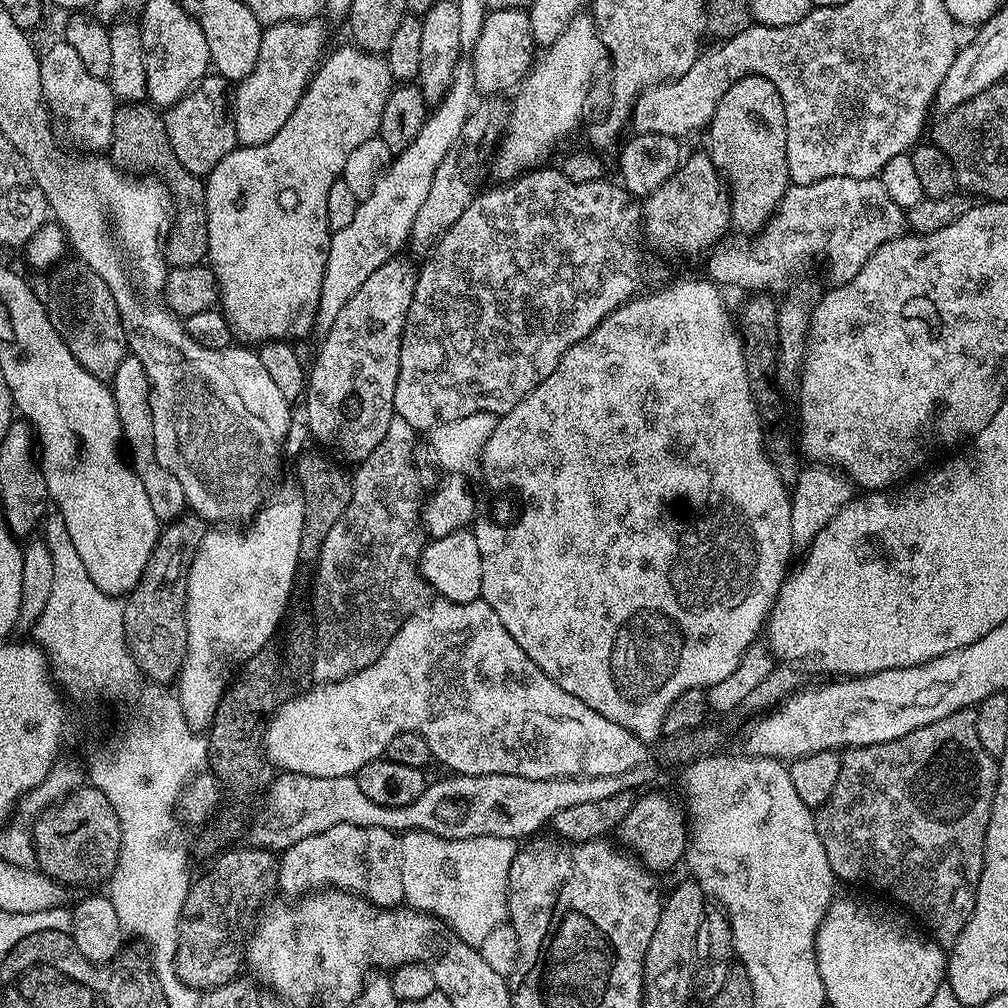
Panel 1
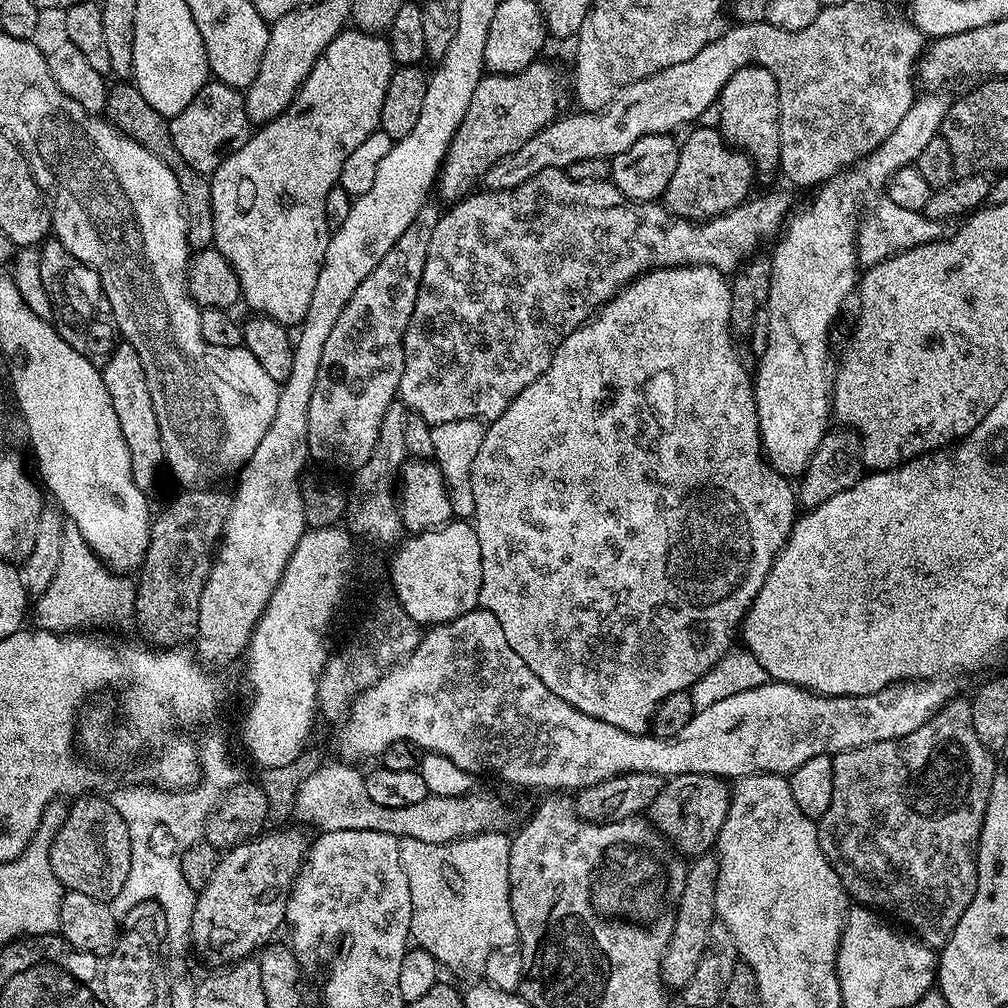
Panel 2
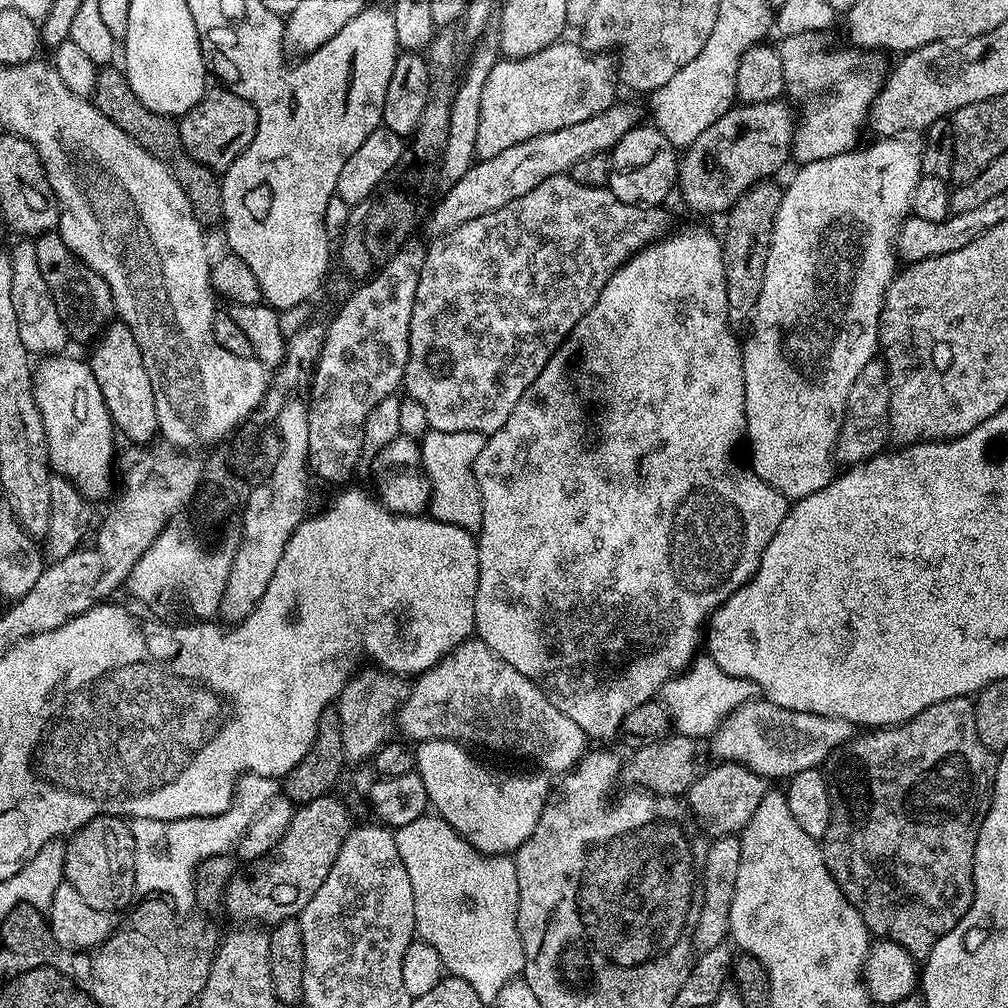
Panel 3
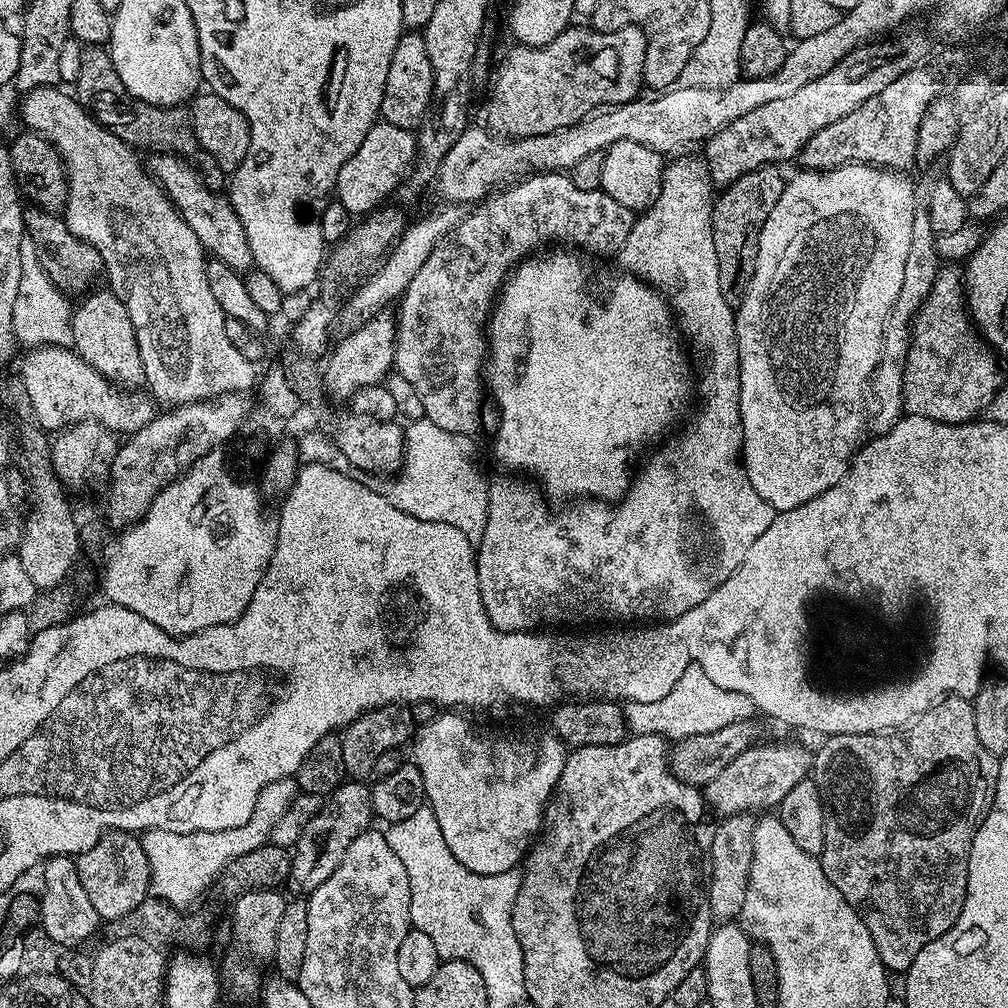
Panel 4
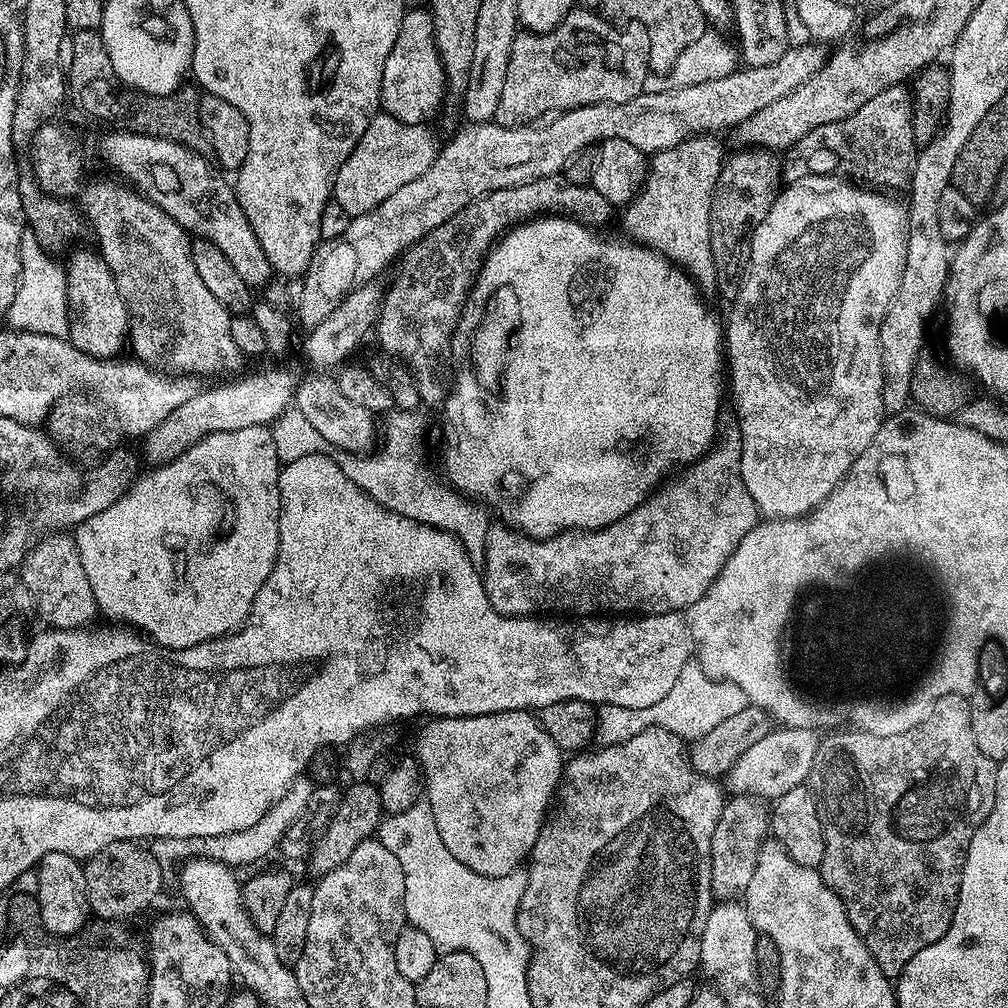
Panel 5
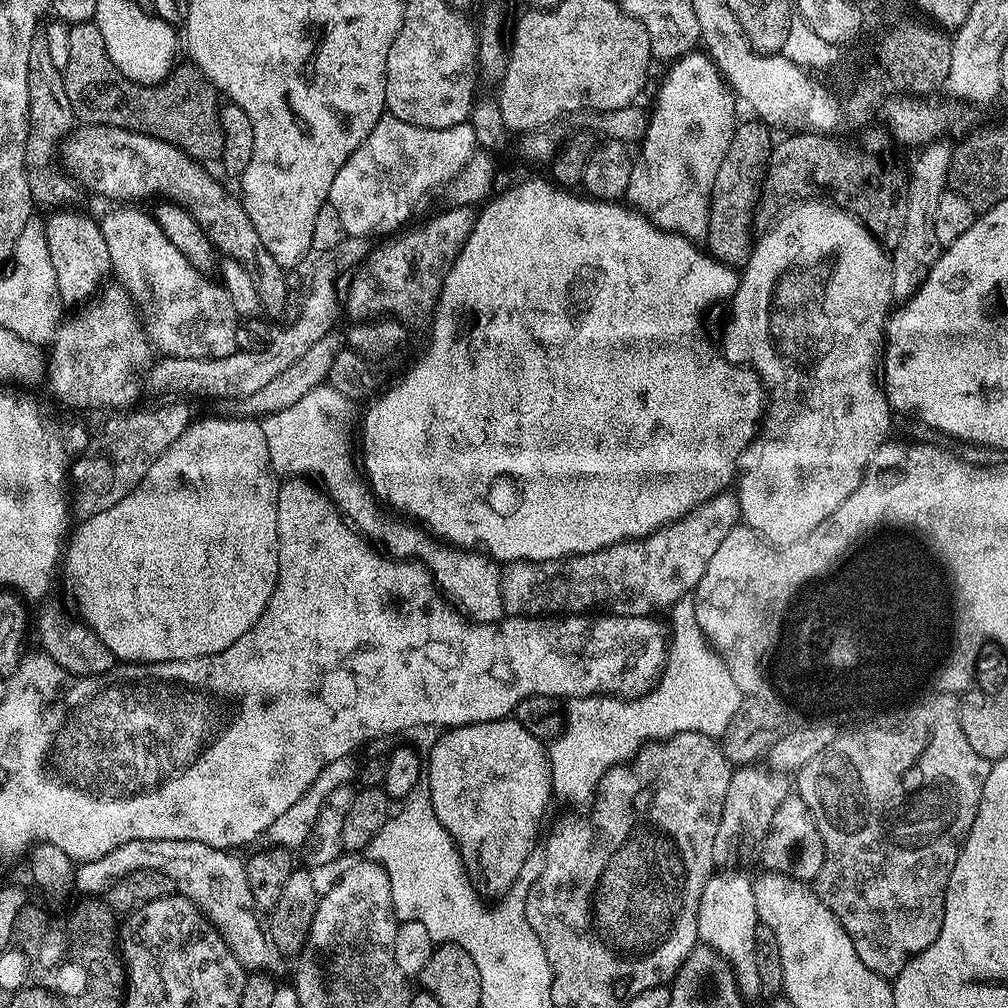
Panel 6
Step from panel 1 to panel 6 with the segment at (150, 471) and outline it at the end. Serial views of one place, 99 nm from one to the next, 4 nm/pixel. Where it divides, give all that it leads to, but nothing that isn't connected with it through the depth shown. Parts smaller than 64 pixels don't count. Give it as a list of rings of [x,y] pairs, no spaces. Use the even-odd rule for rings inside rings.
[[[65,210],[44,220],[46,246],[50,246],[50,262],[54,262],[54,278],[58,278],[60,303],[65,306],[87,305],[105,287],[104,279],[113,275],[110,250],[99,223],[82,215],[78,210]]]

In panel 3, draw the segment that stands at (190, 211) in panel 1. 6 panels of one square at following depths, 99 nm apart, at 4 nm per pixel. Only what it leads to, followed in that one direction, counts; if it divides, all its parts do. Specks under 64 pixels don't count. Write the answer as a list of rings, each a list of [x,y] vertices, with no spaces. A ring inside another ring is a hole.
[[[104,66],[96,73],[96,88],[94,103],[106,118],[110,118],[128,136],[133,136],[154,158],[158,158],[174,174],[174,178],[182,186],[190,206],[194,210],[197,220],[201,225],[219,225],[224,211],[222,210],[222,190],[220,189],[221,177],[212,169],[202,166],[186,150],[180,141],[180,125],[173,117],[154,114],[130,90],[130,82],[124,76],[123,71],[116,66]]]

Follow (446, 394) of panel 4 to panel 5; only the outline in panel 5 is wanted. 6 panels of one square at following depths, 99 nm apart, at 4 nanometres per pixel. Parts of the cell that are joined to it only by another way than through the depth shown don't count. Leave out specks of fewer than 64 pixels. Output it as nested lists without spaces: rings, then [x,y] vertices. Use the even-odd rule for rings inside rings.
[[[563,174],[538,178],[522,186],[510,186],[506,190],[494,190],[482,198],[466,206],[454,218],[442,222],[430,234],[423,236],[413,248],[408,249],[395,265],[396,277],[392,285],[384,292],[384,301],[379,301],[379,315],[376,318],[374,336],[380,339],[379,347],[390,353],[397,360],[408,365],[416,380],[418,394],[425,405],[439,405],[446,395],[446,380],[444,384],[444,363],[449,363],[452,347],[452,334],[460,311],[464,308],[464,299],[472,288],[472,281],[480,270],[485,256],[492,245],[508,229],[541,214],[559,214],[573,220],[579,220],[589,226],[604,226],[614,212],[614,205],[606,202],[598,190],[586,184],[575,184],[567,180]]]

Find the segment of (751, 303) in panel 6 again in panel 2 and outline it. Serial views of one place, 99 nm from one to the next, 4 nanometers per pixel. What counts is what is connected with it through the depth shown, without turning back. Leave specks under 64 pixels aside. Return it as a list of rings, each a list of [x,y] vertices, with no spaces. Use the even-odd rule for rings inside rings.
[[[940,96],[914,101],[894,134],[859,166],[819,185],[820,193],[813,198],[812,205],[797,216],[795,213],[775,241],[766,309],[768,345],[758,356],[754,391],[762,452],[780,476],[803,476],[812,451],[823,444],[824,434],[830,428],[834,364],[828,361],[828,331],[844,299],[858,288],[856,228],[848,224],[856,210],[856,199],[871,188],[883,189],[898,169],[915,165],[926,142],[938,135],[948,106],[949,101]]]

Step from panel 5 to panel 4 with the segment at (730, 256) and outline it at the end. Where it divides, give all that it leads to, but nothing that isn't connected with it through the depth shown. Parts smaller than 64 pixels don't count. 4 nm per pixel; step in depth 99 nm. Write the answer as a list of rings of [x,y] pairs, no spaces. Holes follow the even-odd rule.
[[[763,164],[761,168],[742,174],[724,192],[715,197],[712,205],[712,233],[714,234],[714,254],[718,254],[718,282],[722,286],[722,298],[733,306],[744,300],[748,283],[754,274],[754,262],[758,254],[758,238],[774,202],[782,198],[786,176],[775,164]]]

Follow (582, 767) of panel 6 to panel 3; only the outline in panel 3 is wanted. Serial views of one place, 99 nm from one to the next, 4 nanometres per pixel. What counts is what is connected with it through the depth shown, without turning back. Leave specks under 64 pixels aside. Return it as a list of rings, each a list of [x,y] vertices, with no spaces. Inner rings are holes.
[[[700,654],[692,663],[668,681],[662,689],[662,700],[666,705],[679,735],[693,738],[709,737],[717,726],[738,706],[757,695],[758,689],[752,680],[726,674],[707,654]]]

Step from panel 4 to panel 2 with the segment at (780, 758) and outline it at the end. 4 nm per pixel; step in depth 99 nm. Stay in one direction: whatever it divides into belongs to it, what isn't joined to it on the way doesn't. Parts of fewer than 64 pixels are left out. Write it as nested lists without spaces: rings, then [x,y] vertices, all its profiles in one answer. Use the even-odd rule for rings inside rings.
[[[682,774],[671,777],[661,787],[650,807],[650,823],[665,840],[671,842],[695,858],[711,853],[720,837],[722,822],[728,813],[728,804],[732,801],[729,785],[721,777],[706,774]]]

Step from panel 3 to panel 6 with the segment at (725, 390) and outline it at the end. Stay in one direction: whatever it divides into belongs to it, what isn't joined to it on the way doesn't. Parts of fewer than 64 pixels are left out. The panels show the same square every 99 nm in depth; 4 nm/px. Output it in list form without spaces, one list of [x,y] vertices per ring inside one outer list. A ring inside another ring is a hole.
[[[693,50],[669,68],[672,69],[665,74],[656,96],[656,110],[651,111],[648,129],[644,139],[639,141],[640,153],[635,153],[632,162],[626,200],[641,216],[662,230],[679,232],[688,240],[700,242],[708,234],[708,201],[714,190],[714,174],[718,174],[718,166],[722,166],[722,158],[726,158],[726,150],[730,150],[734,138],[738,100],[716,69],[712,57],[703,51]],[[728,495],[712,496],[706,502],[699,504],[697,508],[691,508],[681,520],[673,520],[671,524],[665,524],[657,528],[648,536],[621,540],[619,544],[612,544],[609,548],[599,548],[597,552],[582,554],[581,556],[565,556],[563,560],[517,560],[509,563],[503,569],[500,577],[500,590],[505,613],[512,618],[543,618],[557,614],[588,614],[593,610],[604,609],[618,616],[652,616],[653,614],[660,614],[656,612],[664,611],[664,613],[667,613],[675,608],[680,600],[685,599],[689,594],[695,593],[696,588],[704,580],[705,576],[709,575],[714,554],[718,550],[718,546],[722,546],[722,538],[726,538],[726,534],[730,534],[730,530],[741,523],[739,499],[735,495]]]

